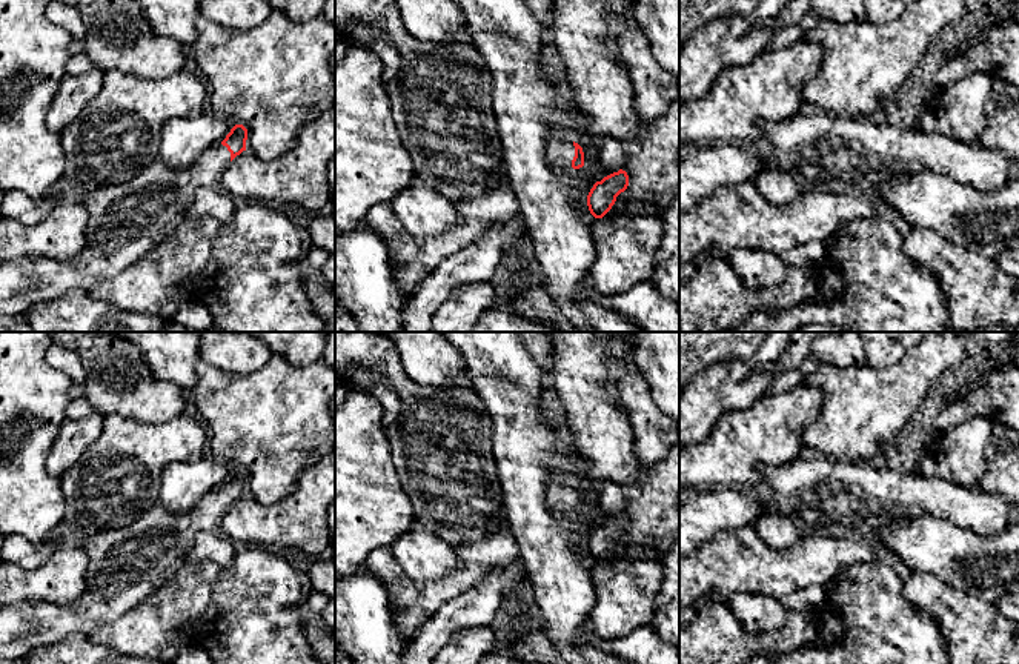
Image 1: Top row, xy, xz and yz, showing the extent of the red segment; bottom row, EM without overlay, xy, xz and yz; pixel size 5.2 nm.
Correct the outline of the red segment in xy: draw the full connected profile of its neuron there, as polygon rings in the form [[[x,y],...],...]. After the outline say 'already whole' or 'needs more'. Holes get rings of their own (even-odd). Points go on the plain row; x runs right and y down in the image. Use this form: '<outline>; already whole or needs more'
[[[235,469],[218,490],[204,495],[184,513],[175,515],[160,503],[155,503],[140,510],[128,524],[118,529],[89,535],[83,543],[89,555],[86,589],[72,604],[20,603],[0,607],[0,659],[25,659],[37,647],[57,644],[72,633],[91,633],[123,616],[177,575],[178,569],[188,563],[195,535],[201,530],[212,530],[220,524],[229,507],[246,495],[246,484],[247,473],[243,469]]]; needs more

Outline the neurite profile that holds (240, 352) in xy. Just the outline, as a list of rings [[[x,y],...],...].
[[[204,332],[198,344],[201,361],[237,374],[261,369],[272,354],[261,340],[249,332]]]

